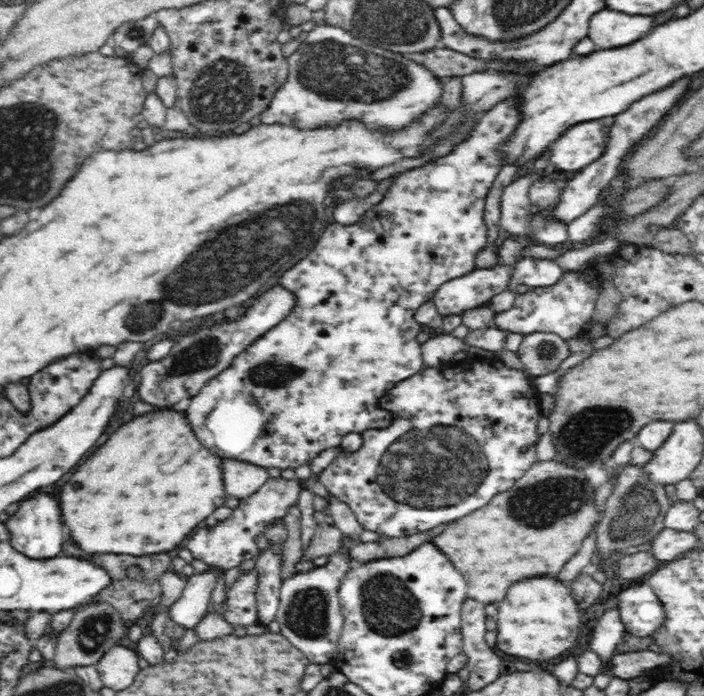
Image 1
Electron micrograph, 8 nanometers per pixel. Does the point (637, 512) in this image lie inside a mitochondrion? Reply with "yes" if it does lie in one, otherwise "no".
yes

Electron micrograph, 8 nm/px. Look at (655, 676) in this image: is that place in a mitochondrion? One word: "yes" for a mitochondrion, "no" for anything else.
no

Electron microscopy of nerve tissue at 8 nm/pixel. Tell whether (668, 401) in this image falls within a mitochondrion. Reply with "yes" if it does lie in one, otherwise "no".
no

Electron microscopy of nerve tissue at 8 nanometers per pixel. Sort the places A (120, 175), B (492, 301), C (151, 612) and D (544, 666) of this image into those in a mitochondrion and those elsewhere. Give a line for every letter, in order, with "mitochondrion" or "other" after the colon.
A: other
B: other
C: other
D: other

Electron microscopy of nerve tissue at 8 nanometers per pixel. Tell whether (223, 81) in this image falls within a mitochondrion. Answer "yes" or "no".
yes

